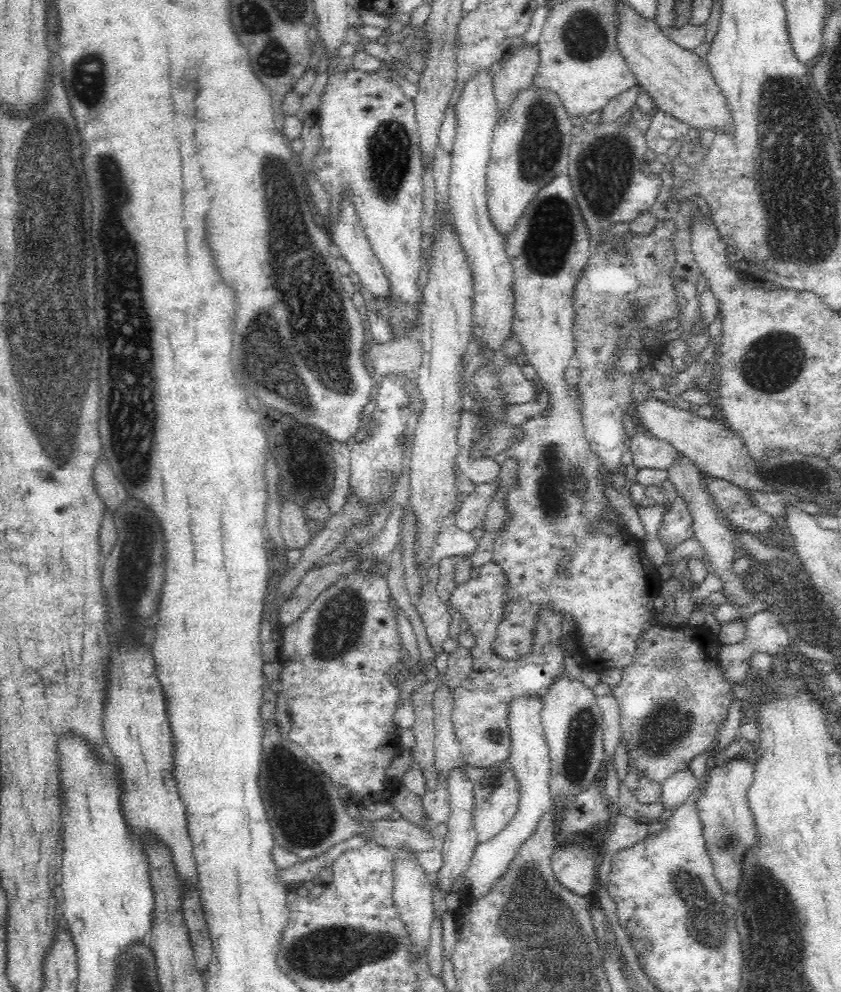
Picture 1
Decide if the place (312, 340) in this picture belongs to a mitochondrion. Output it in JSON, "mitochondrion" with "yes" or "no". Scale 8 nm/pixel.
{"mitochondrion":"yes"}

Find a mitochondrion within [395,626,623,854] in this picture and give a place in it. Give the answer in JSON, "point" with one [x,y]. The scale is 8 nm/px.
{"point":[579,737]}

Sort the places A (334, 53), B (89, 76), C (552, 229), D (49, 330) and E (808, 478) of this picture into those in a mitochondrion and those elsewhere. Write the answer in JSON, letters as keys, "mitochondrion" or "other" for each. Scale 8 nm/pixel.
{"A":"other","B":"mitochondrion","C":"mitochondrion","D":"mitochondrion","E":"mitochondrion"}

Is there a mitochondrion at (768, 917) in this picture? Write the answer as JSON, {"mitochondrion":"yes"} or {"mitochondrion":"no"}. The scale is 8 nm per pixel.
{"mitochondrion":"yes"}

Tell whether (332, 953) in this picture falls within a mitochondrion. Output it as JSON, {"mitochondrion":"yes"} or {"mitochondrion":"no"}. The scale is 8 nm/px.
{"mitochondrion":"yes"}

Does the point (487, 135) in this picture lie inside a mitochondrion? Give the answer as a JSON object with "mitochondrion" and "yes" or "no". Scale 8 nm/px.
{"mitochondrion":"no"}

